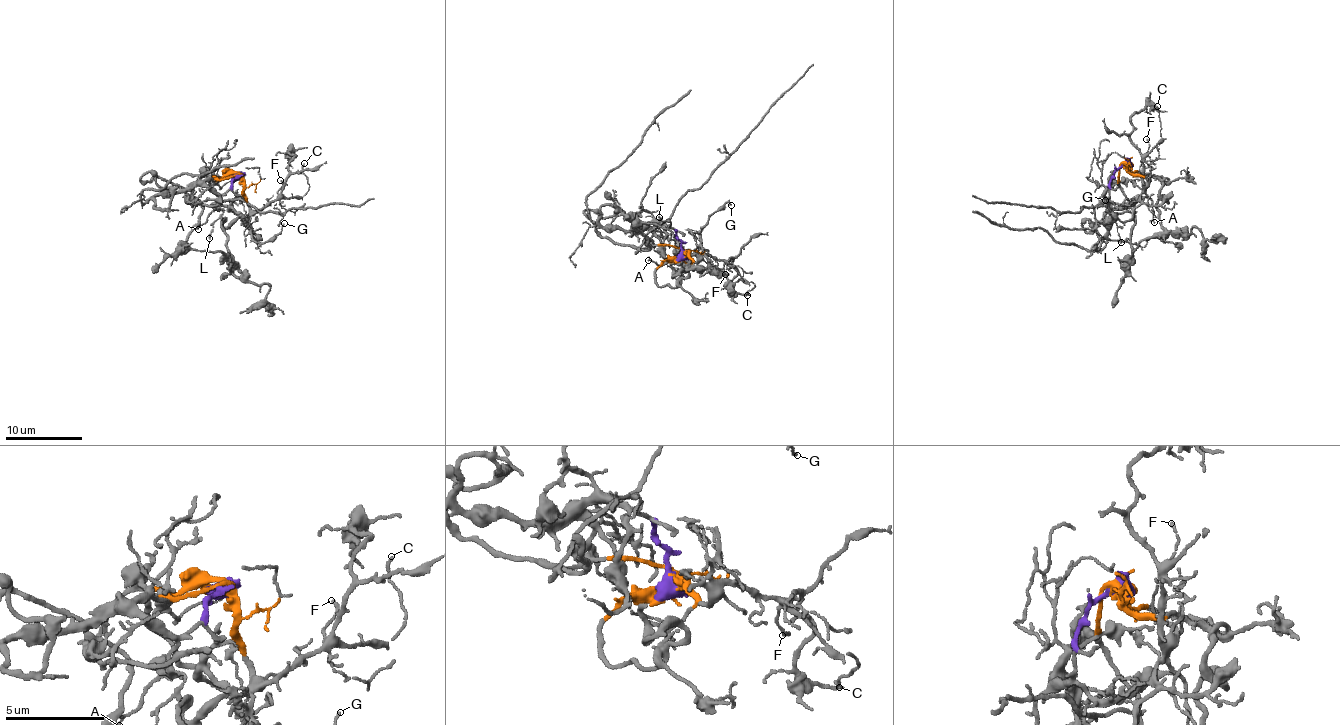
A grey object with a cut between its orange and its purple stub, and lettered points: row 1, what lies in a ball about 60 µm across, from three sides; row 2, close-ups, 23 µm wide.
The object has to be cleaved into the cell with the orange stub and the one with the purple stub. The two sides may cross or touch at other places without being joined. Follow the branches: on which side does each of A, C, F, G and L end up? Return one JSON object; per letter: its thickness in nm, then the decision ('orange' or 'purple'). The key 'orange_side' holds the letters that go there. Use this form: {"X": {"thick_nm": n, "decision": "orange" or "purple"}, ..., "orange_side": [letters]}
{"A": {"thick_nm": 130, "decision": "purple"}, "C": {"thick_nm": 110, "decision": "orange"}, "F": {"thick_nm": 110, "decision": "orange"}, "G": {"thick_nm": 100, "decision": "orange"}, "L": {"thick_nm": 130, "decision": "purple"}, "orange_side": ["C", "F", "G"]}

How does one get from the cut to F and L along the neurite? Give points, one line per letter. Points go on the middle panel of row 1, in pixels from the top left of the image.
F: (682, 255), (685, 251), (689, 259), (698, 261), (708, 256), (724, 262), (726, 274)
L: (682, 255), (677, 230), (669, 226), (664, 228), (666, 230), (671, 221), (660, 217)

